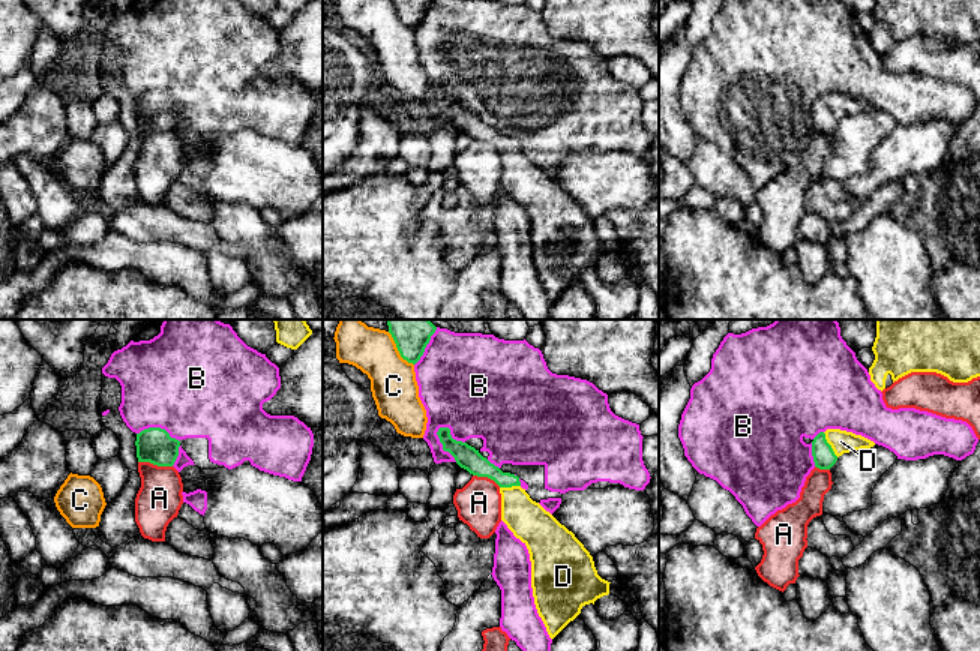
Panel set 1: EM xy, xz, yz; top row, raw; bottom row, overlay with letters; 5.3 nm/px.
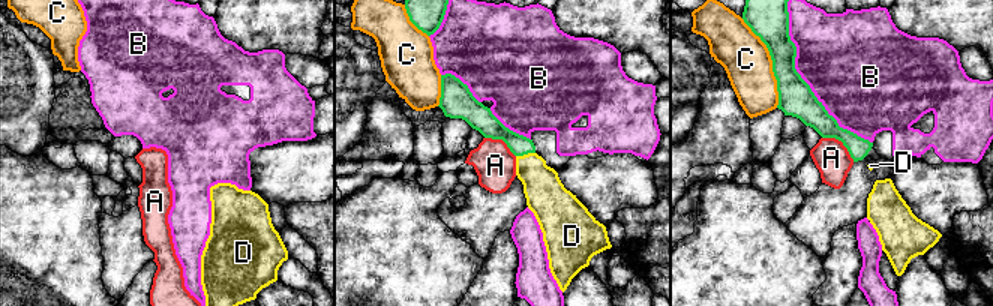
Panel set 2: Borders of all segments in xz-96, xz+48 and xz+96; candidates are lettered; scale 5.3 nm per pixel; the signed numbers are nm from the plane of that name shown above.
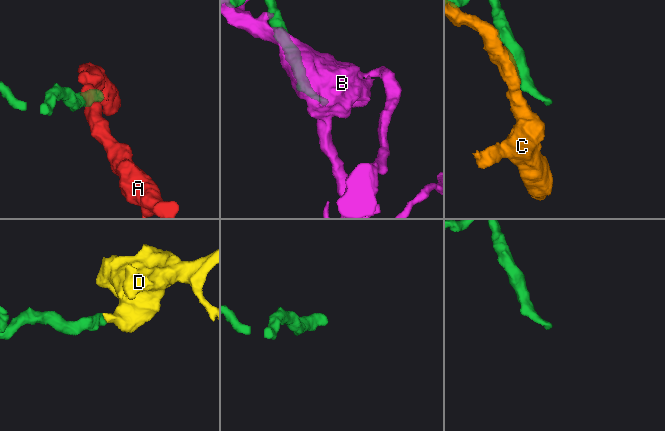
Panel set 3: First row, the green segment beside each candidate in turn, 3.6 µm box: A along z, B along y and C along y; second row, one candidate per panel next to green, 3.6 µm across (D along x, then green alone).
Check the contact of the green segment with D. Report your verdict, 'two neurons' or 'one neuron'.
one neuron

